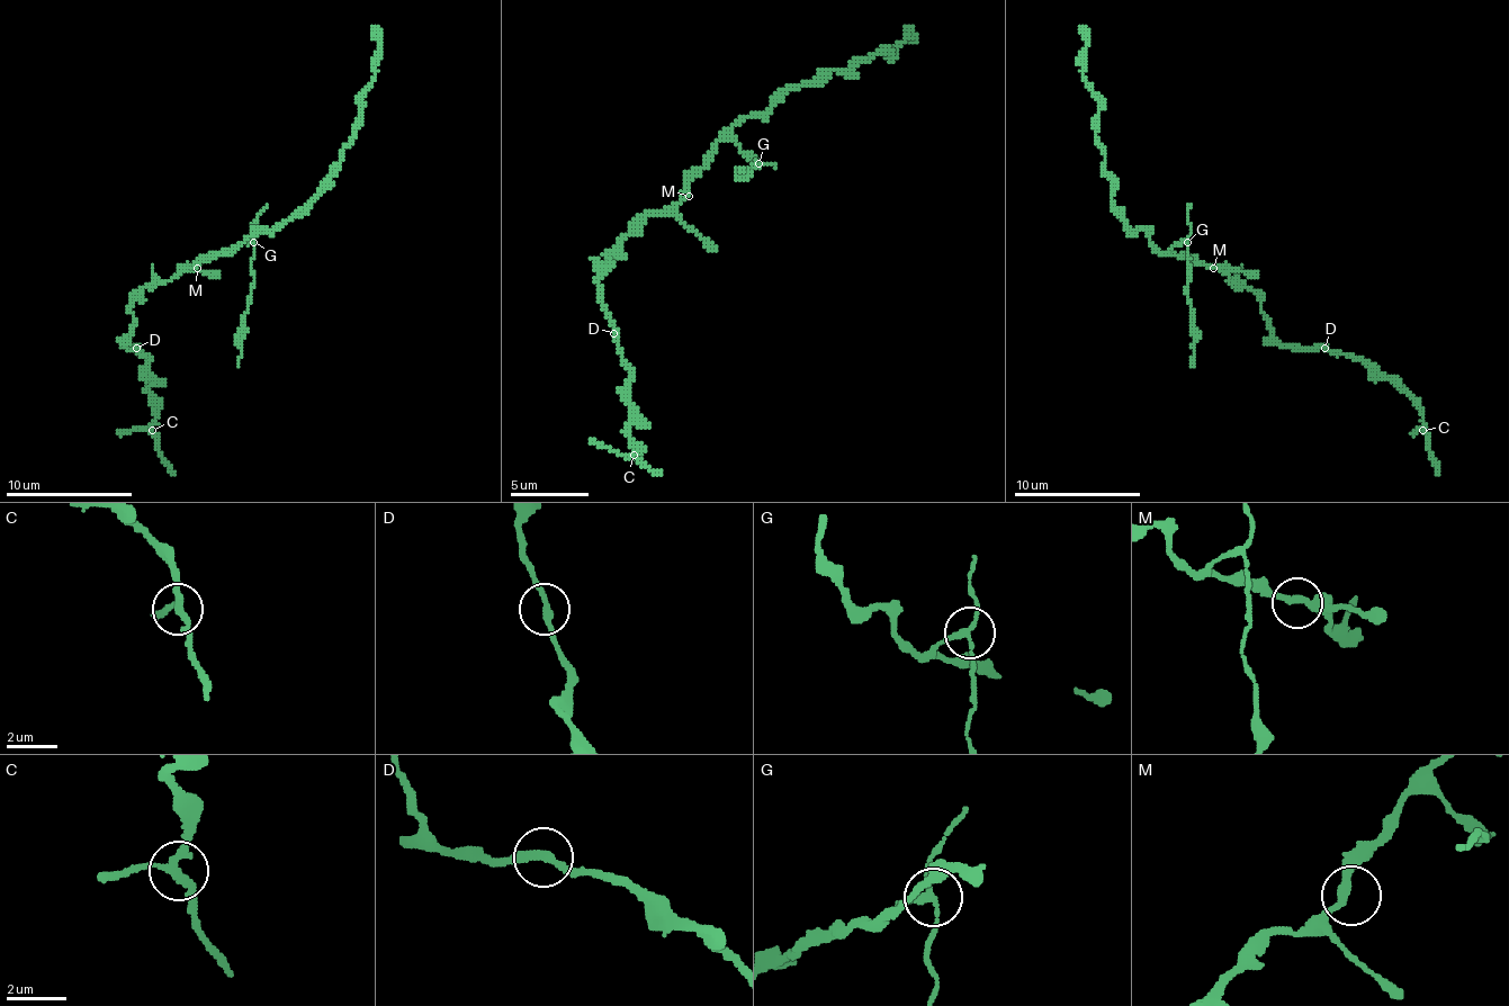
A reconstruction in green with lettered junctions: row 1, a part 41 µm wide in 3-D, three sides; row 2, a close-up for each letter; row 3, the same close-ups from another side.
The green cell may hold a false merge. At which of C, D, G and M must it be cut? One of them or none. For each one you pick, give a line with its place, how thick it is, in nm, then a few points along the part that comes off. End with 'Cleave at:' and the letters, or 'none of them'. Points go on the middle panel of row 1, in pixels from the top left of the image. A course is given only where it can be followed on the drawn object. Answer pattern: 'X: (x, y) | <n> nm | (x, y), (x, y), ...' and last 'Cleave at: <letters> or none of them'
G: (759, 163) | 200 nm | (760, 164), (747, 172), (739, 168)
Cleave at: G

